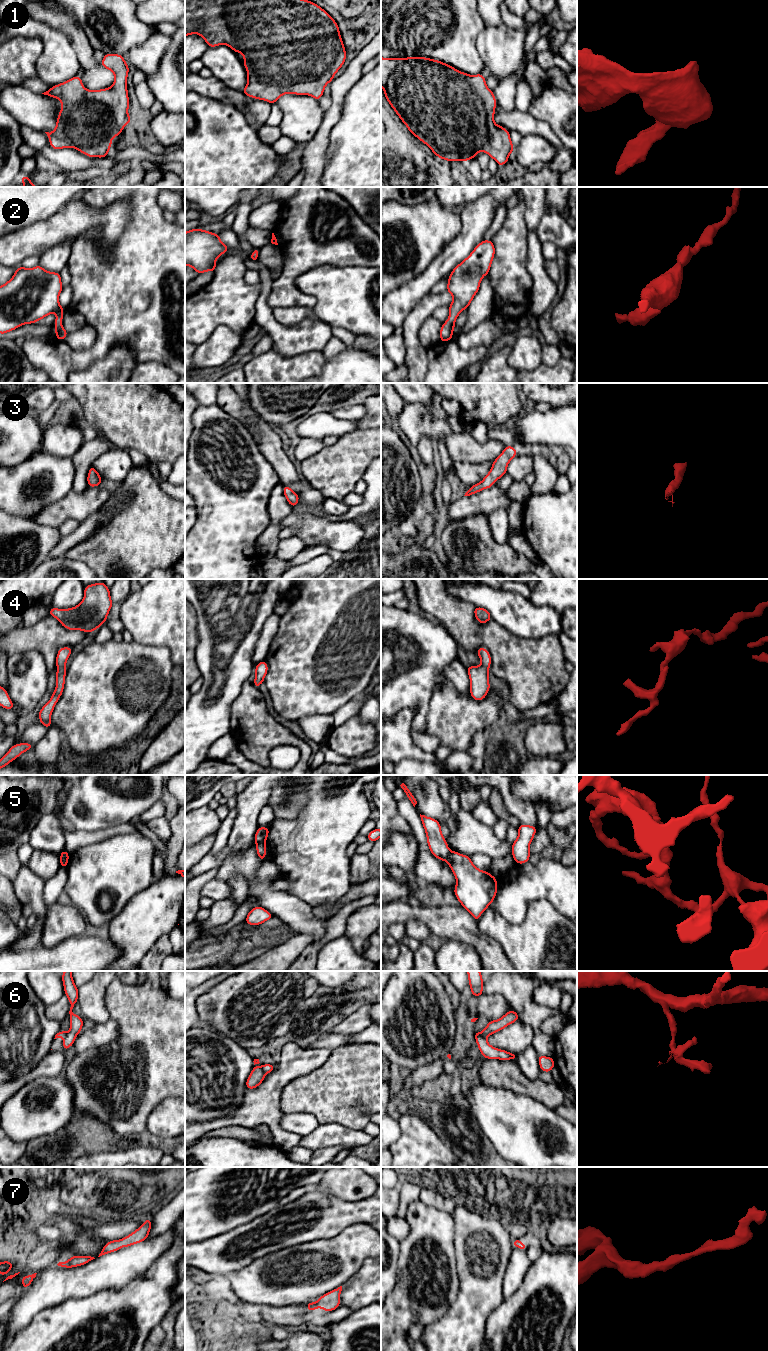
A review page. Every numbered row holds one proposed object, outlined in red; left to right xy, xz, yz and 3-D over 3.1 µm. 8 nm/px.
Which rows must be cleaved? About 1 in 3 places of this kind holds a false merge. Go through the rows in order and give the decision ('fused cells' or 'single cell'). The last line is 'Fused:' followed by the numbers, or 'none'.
1: single cell
2: single cell
3: single cell
4: single cell
5: fused cells
6: fused cells
7: single cell
Fused: 5, 6

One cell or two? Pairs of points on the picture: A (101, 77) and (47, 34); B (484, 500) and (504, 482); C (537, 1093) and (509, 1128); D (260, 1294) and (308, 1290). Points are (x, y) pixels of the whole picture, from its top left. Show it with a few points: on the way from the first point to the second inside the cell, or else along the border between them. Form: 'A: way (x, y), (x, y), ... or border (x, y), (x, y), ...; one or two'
A: border (68, 38), (81, 69); two
B: border (494, 484), (507, 492); two
C: border (510, 1090), (517, 1094), (529, 1096), (553, 1109); two
D: way (272, 1292), (296, 1290); one

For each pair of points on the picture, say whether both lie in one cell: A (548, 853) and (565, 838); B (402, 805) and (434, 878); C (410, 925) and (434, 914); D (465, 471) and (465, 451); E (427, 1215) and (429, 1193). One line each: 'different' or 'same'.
A: same
B: same
C: different
D: different
E: different

